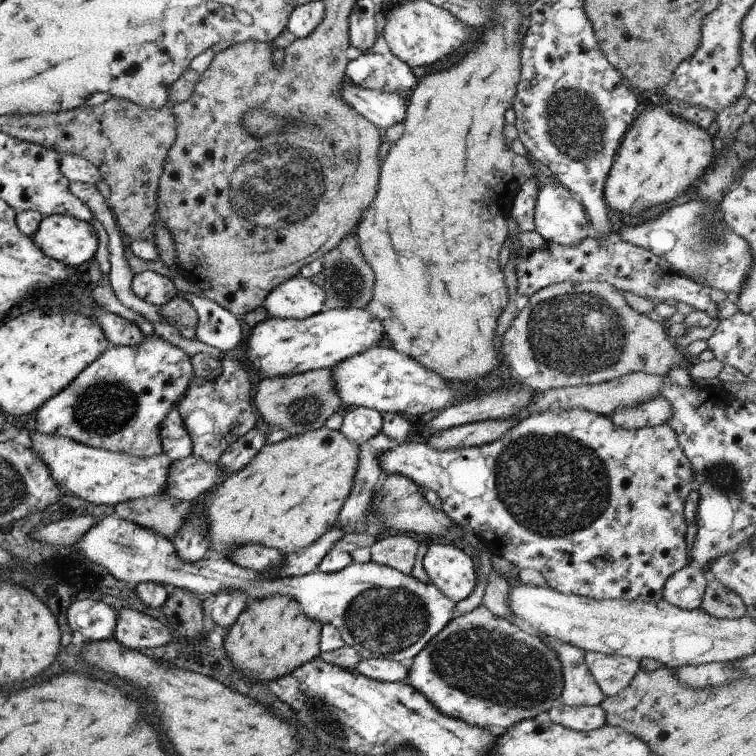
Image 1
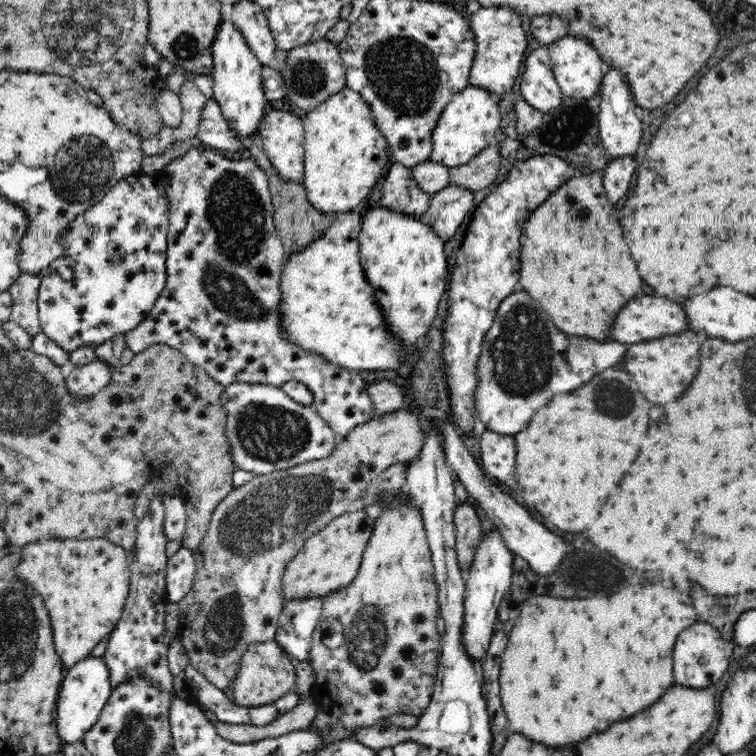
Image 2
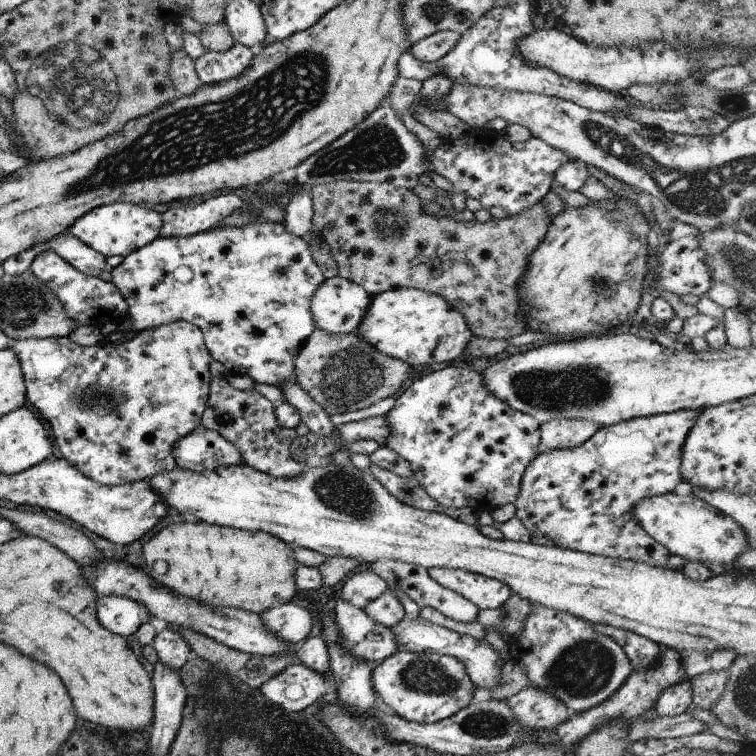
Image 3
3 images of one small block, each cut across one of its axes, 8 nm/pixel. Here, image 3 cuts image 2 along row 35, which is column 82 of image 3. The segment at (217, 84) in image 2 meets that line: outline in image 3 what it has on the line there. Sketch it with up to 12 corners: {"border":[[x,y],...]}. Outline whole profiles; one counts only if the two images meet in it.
{"border":[[114,202],[67,232],[105,258],[158,237],[161,215]]}

